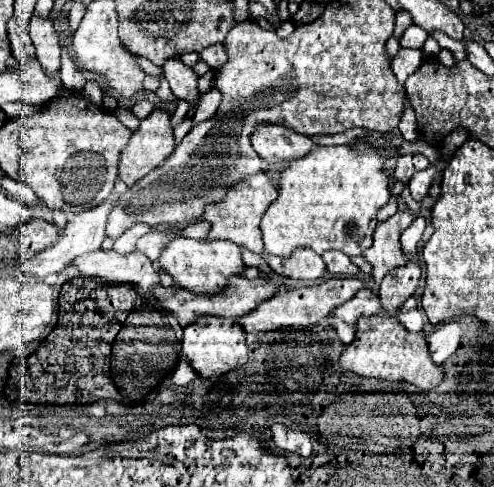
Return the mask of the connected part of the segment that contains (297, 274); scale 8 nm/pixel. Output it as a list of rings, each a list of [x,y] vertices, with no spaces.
[[[298,248],[294,256],[290,256],[288,260],[278,256],[264,256],[264,258],[270,264],[270,268],[280,276],[296,280],[318,280],[326,274],[326,264],[322,256],[318,256],[308,248]]]

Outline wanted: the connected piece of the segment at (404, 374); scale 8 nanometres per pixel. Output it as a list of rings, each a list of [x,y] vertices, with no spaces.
[[[396,316],[360,318],[356,324],[356,338],[344,348],[338,364],[344,372],[388,382],[410,382],[420,390],[434,390],[444,378],[442,366],[434,364],[430,358],[424,336],[420,332],[410,334]]]

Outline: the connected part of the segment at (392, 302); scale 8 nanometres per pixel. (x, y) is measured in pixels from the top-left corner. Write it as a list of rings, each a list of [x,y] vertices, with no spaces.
[[[404,256],[404,258],[406,258],[406,266],[396,268],[392,274],[388,274],[380,286],[378,294],[380,294],[382,308],[386,312],[400,310],[402,304],[406,302],[406,298],[414,296],[418,280],[422,276],[422,268],[416,262],[412,262],[412,258],[408,258],[408,256]]]

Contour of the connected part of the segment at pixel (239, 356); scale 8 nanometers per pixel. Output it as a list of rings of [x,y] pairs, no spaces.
[[[204,316],[184,328],[182,354],[186,356],[188,364],[192,366],[192,370],[198,376],[202,376],[204,380],[218,378],[248,362],[246,334],[244,334],[242,326],[238,326],[234,320],[222,320],[218,316]]]

